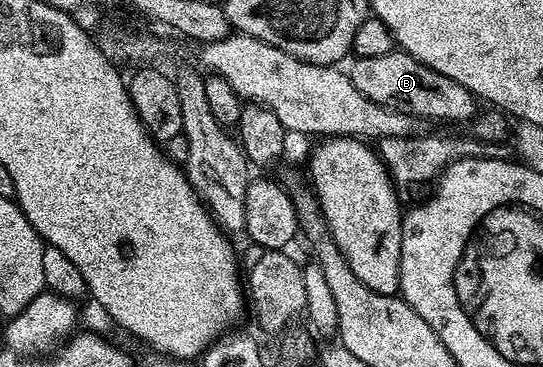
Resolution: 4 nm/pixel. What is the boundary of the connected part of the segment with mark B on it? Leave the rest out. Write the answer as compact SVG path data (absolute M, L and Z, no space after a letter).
M398 48L390 50L385 56L365 56L355 58L349 67L353 80L353 88L361 92L361 96L369 96L377 104L387 106L390 110L402 110L404 114L416 119L432 118L435 122L467 122L476 117L477 99L457 80L449 80L441 72L433 72L421 60L409 56Z

